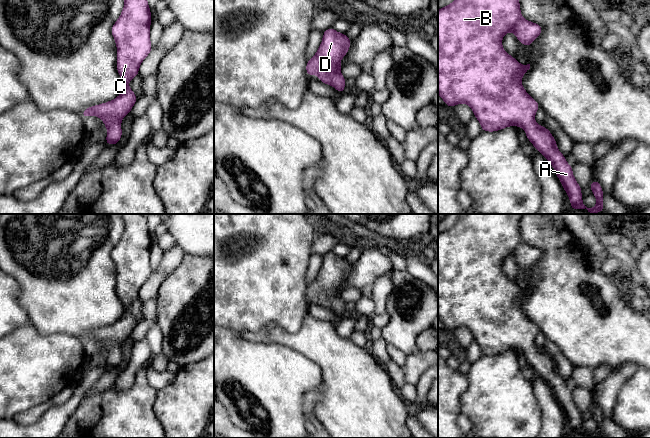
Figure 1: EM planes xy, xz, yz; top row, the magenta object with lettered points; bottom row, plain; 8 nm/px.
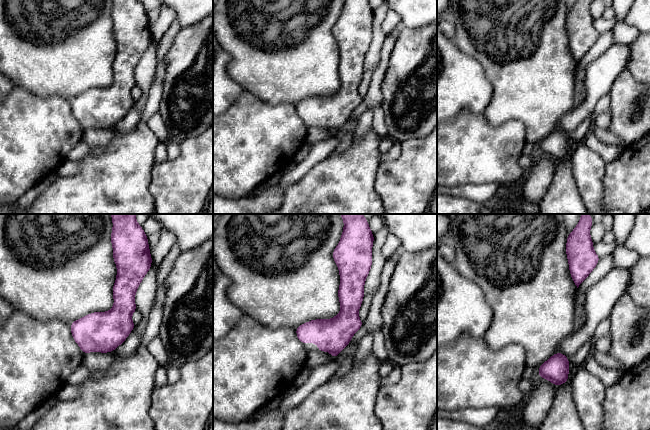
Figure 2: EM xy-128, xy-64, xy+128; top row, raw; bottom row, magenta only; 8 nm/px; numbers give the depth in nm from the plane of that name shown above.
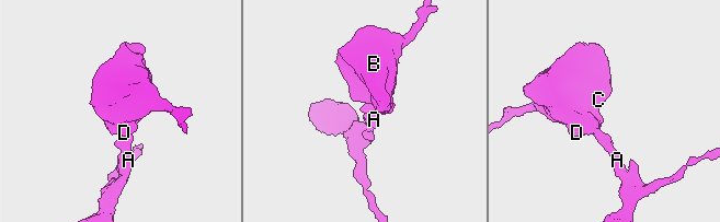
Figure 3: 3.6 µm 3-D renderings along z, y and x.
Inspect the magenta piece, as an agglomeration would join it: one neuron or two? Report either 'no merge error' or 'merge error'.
no merge error

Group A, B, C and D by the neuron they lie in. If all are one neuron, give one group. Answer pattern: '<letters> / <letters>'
A B C D

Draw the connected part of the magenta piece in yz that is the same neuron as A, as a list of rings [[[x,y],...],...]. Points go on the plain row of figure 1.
[[[466,214],[449,229],[438,234],[438,319],[448,331],[466,327],[473,334],[482,355],[494,356],[508,350],[519,350],[525,354],[527,363],[536,374],[549,384],[559,402],[565,416],[568,418],[571,434],[587,433],[590,437],[601,437],[603,432],[603,413],[595,404],[589,412],[597,423],[597,429],[587,432],[582,426],[581,411],[573,400],[573,393],[558,374],[556,364],[544,350],[535,346],[535,337],[540,332],[538,326],[531,322],[521,308],[523,299],[530,293],[530,288],[521,289],[517,283],[510,280],[502,271],[503,260],[513,255],[520,267],[530,271],[531,267],[542,257],[542,251],[524,243],[521,239],[519,221],[522,214]]]

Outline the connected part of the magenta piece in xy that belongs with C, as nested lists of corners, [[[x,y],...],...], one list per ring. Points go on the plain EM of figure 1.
[[[121,214],[125,228],[118,244],[111,252],[117,271],[117,295],[124,306],[123,315],[120,319],[106,327],[86,332],[81,341],[95,339],[104,345],[108,353],[106,360],[107,369],[117,368],[122,361],[121,344],[130,337],[137,325],[135,317],[128,310],[133,301],[139,298],[142,285],[152,274],[150,265],[151,234],[148,230],[147,218],[143,214]]]

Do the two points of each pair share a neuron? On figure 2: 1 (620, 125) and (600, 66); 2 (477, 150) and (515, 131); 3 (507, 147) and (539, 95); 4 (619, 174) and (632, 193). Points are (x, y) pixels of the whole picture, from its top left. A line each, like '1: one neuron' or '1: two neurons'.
1: two neurons
2: one neuron
3: two neurons
4: one neuron

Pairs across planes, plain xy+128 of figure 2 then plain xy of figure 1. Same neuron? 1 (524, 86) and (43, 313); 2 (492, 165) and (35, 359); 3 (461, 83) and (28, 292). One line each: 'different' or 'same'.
1: same
2: same
3: different

